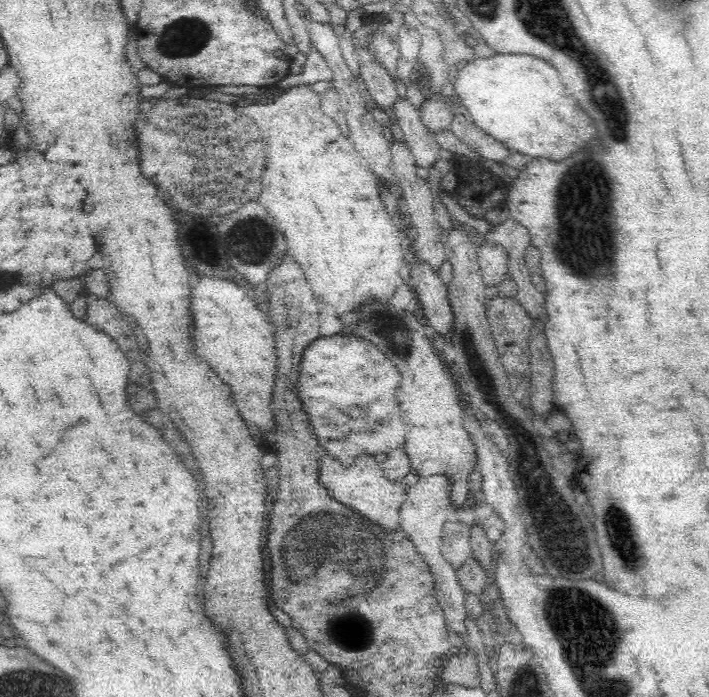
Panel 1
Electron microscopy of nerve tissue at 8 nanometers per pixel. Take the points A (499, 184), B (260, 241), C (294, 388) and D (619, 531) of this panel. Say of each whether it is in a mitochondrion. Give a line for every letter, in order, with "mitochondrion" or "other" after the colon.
A: other
B: mitochondrion
C: other
D: mitochondrion

